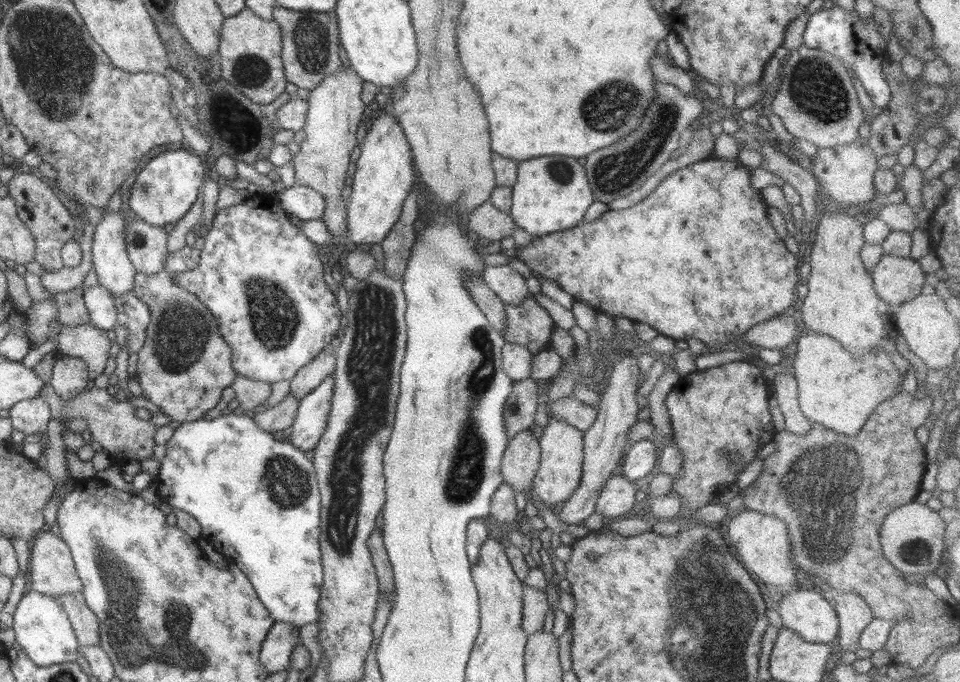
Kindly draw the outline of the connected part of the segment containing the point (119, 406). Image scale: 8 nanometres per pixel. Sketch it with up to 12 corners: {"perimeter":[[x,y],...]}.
{"perimeter":[[95,386],[62,400],[40,396],[52,417],[84,419],[111,461],[152,458],[158,427]]}

